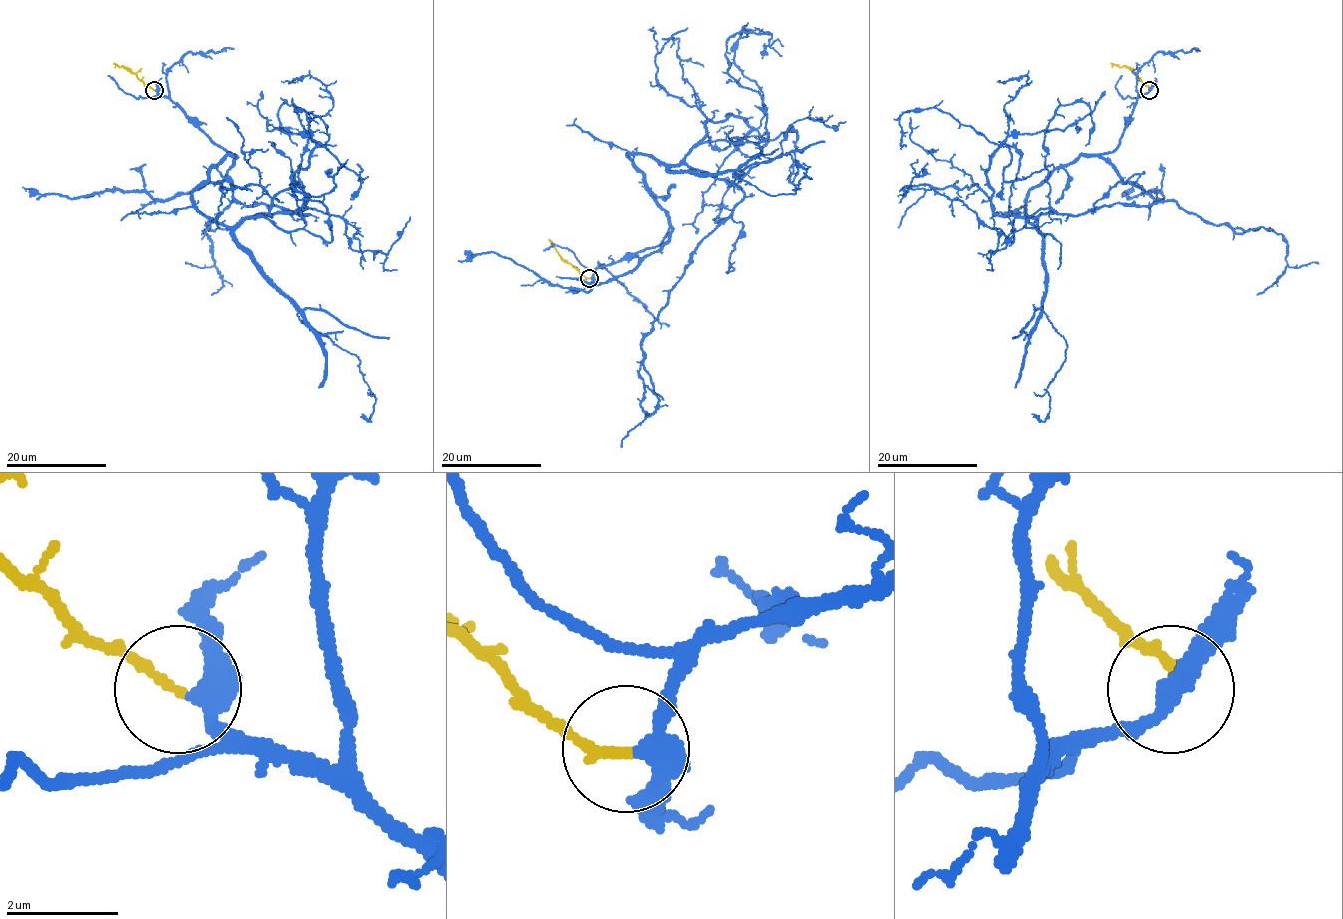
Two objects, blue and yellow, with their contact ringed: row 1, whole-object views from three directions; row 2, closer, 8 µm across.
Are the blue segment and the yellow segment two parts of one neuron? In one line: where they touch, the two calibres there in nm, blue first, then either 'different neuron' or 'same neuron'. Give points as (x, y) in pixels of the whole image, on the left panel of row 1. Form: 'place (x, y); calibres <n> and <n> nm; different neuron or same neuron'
place (154, 90); calibres 360 and 180 nm; same neuron

